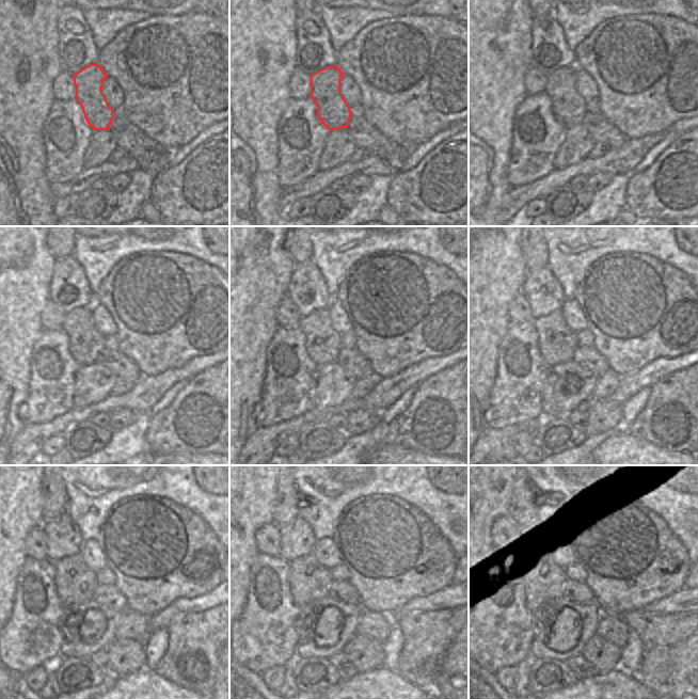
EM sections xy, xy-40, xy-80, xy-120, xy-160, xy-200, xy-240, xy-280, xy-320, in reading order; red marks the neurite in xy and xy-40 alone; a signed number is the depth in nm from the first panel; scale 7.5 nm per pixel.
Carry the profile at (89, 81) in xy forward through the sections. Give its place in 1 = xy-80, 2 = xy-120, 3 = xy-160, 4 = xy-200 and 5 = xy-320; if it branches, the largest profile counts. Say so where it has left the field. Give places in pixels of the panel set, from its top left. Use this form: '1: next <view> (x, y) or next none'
1: next xy-80 (568, 107)
2: next xy-120 (86, 344)
3: next xy-160 (323, 345)
4: next xy-200 (557, 343)
5: next xy-320 (545, 580)

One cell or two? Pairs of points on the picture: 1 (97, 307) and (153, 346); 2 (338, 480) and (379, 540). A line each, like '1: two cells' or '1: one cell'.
1: two cells
2: two cells

